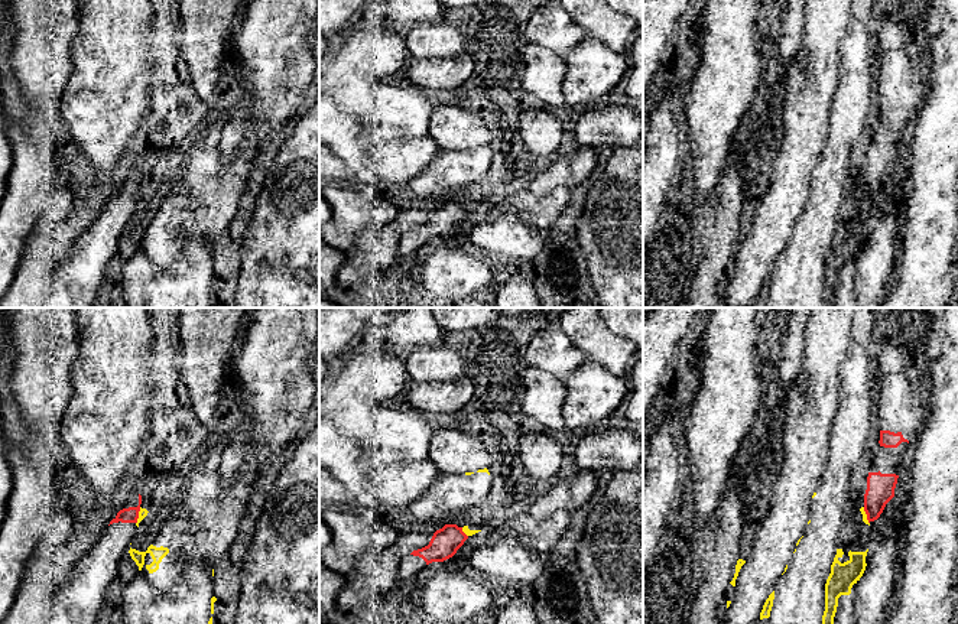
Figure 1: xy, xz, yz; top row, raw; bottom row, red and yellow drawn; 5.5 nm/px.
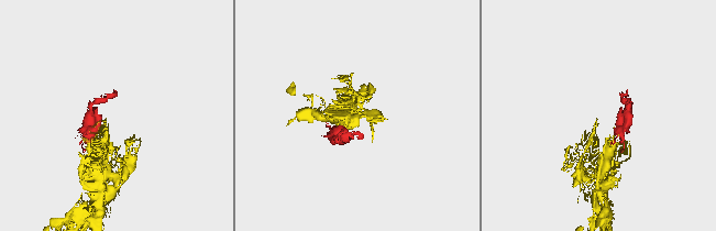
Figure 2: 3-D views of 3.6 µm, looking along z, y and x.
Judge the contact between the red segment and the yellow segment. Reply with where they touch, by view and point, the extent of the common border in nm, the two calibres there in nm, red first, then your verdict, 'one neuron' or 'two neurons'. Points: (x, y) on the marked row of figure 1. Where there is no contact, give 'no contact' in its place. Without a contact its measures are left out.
xy (137, 516) | 100 nm | 90/50 nm | two neurons

